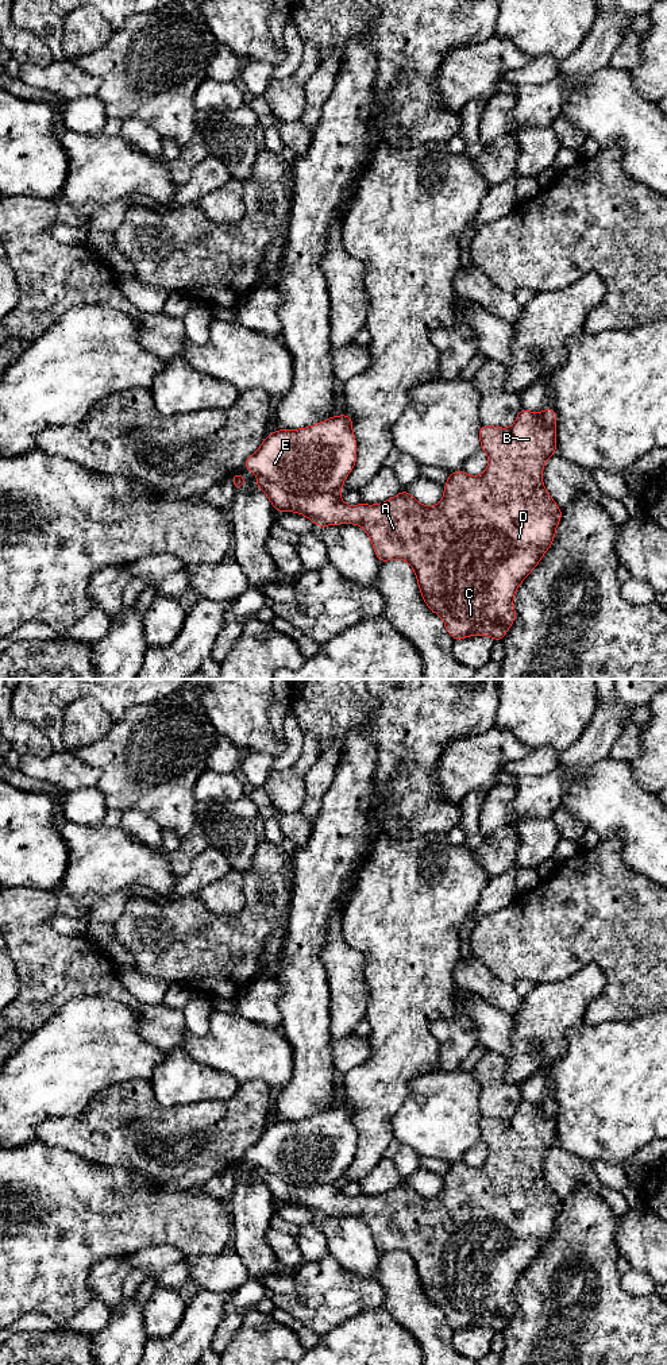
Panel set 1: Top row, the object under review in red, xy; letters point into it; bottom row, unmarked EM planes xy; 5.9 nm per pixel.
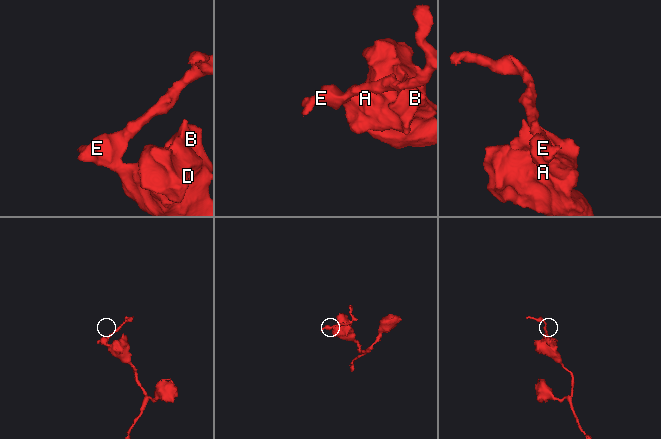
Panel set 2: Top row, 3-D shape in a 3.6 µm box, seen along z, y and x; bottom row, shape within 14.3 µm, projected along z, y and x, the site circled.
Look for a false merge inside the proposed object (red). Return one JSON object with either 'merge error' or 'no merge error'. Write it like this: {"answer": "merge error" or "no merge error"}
{"answer": "merge error"}

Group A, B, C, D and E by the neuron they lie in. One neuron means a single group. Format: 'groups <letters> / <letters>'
groups A B C D / E

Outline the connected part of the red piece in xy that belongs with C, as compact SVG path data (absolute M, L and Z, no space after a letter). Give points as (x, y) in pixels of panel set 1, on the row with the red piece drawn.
M551 406L541 413L521 408L510 428L482 425L478 431L481 448L489 459L485 473L479 477L469 475L462 470L450 473L448 481L443 485L443 498L435 506L421 505L405 489L377 505L361 502L348 506L340 498L340 491L312 496L293 494L262 475L257 478L255 483L269 497L277 512L304 514L317 527L356 524L367 532L379 562L406 560L415 571L423 599L432 612L443 618L444 626L454 640L481 635L501 641L517 618L513 608L514 593L551 547L562 518L562 509L548 494L541 479L547 459L556 454L556 419L558 414Z

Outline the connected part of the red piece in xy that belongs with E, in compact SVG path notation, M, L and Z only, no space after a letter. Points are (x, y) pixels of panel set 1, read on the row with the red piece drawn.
M332 416L301 429L267 435L244 469L293 494L340 491L356 462L352 419Z

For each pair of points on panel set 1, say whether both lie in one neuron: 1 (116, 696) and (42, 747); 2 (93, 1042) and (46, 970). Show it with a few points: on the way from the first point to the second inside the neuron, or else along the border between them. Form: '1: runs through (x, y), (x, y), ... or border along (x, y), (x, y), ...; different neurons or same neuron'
1: border along (24, 721), (34, 725), (54, 750); different neurons
2: border along (99, 994), (68, 1001), (43, 1022); different neurons

